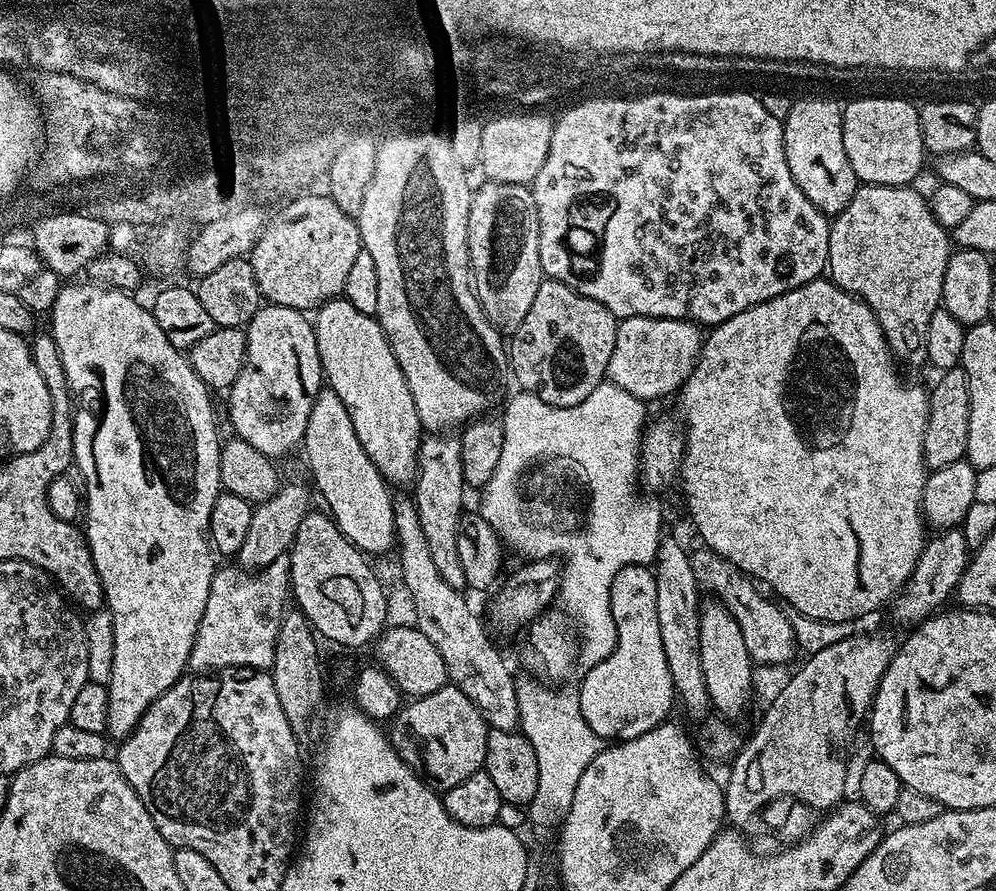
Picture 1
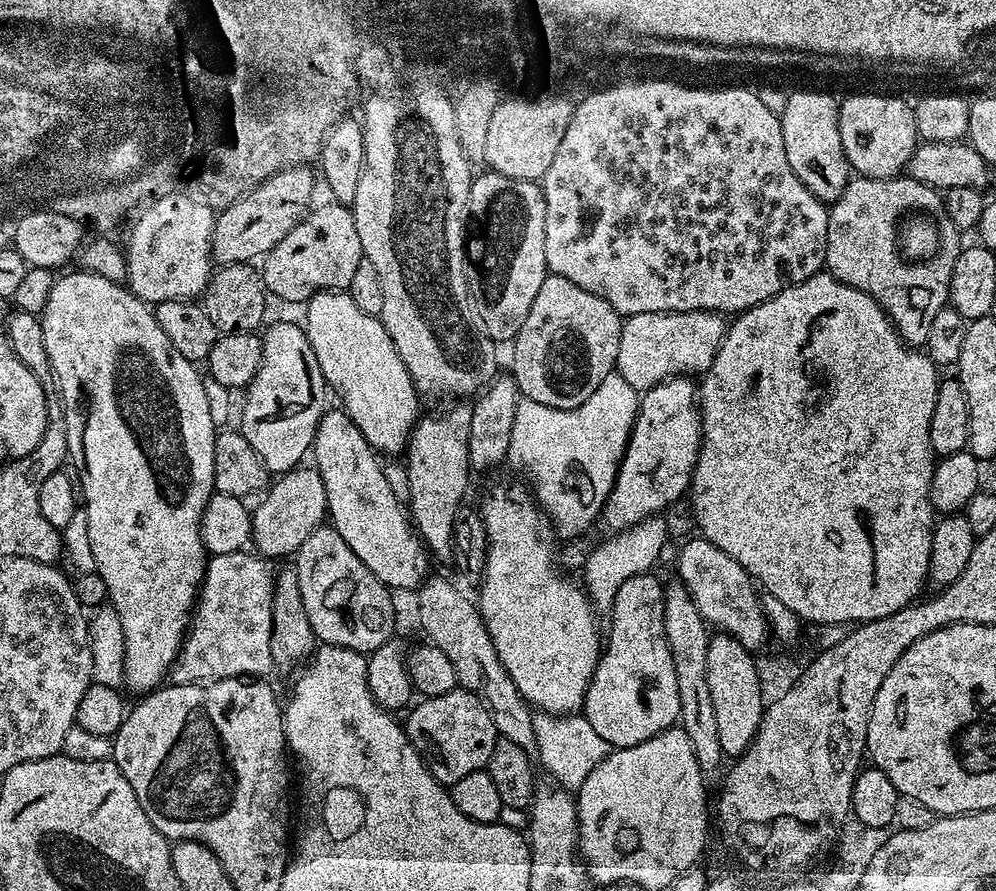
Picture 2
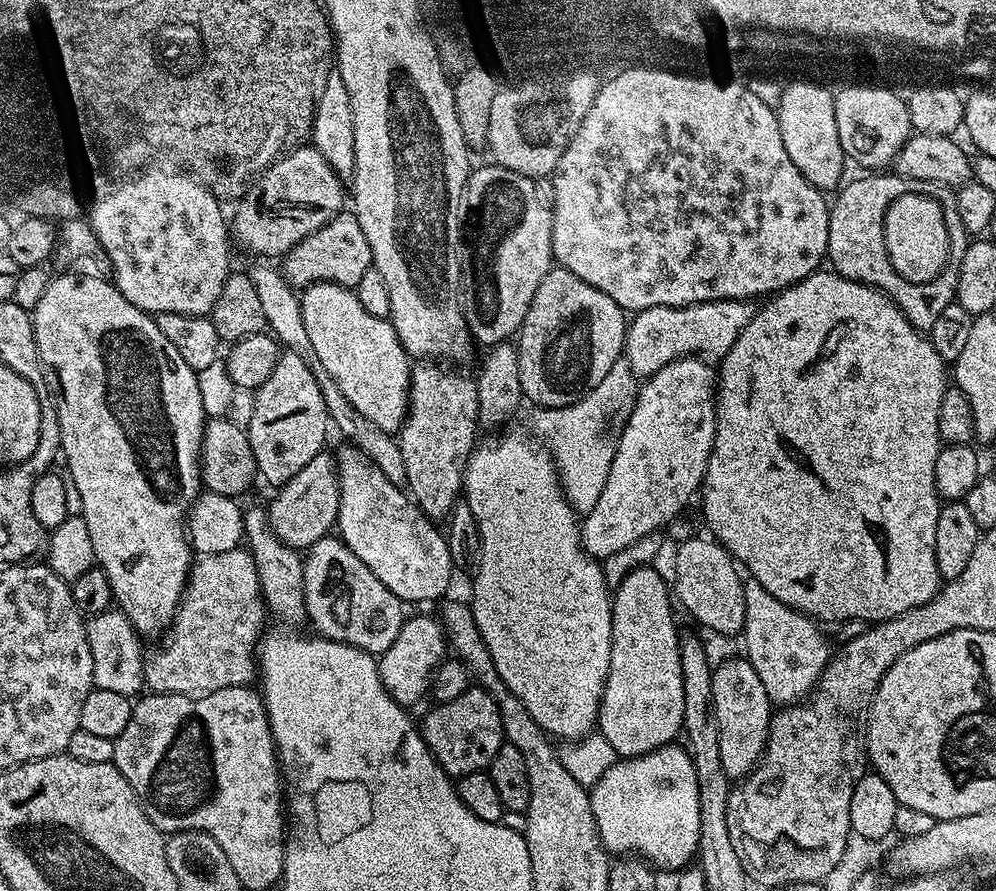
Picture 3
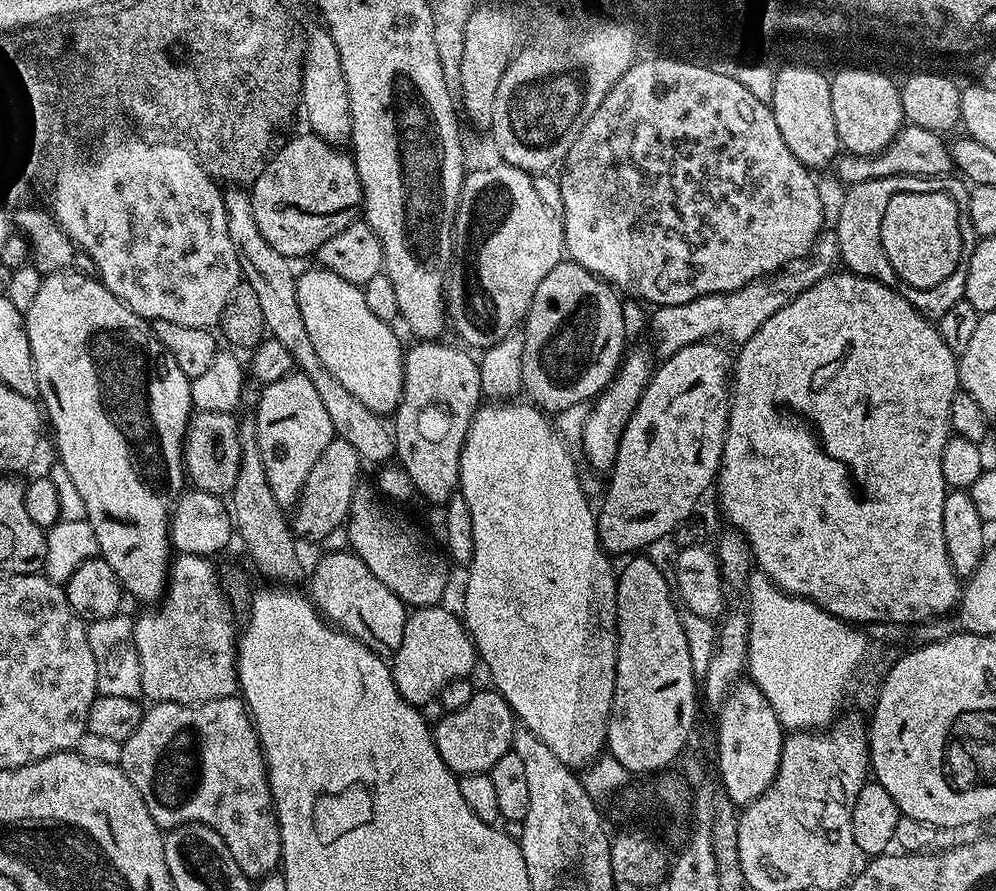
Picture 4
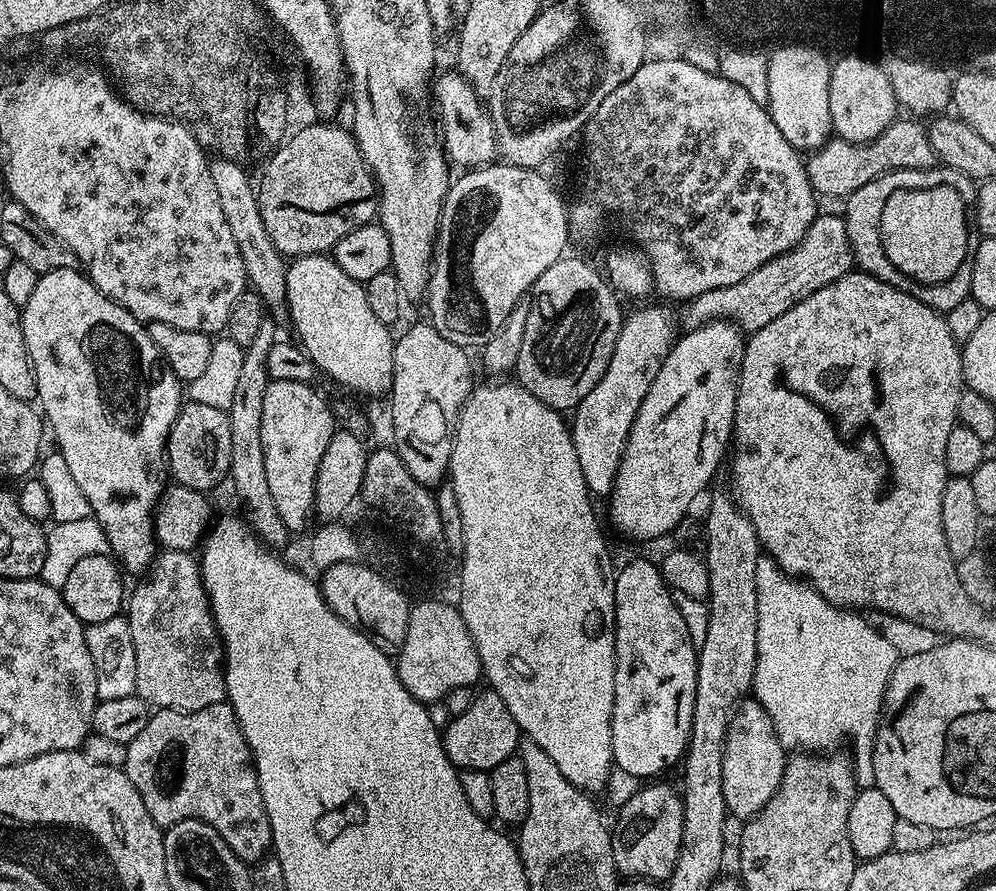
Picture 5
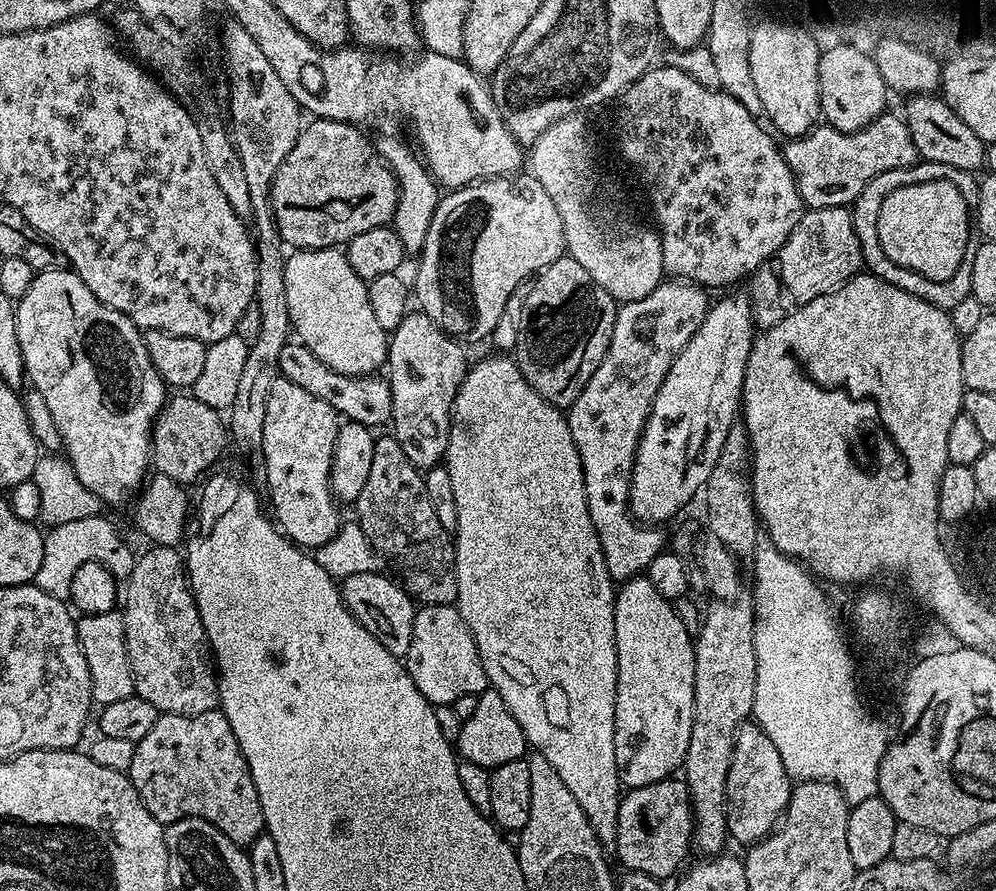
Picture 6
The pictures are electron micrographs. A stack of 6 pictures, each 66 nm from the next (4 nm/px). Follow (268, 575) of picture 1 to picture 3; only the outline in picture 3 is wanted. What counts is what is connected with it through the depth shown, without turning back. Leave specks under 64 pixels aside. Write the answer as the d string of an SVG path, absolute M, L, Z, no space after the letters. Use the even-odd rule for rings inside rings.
M247 547L226 550L226 554L199 557L188 574L188 584L180 595L176 617L172 620L170 631L163 637L164 645L147 653L144 662L145 685L156 694L183 696L205 696L214 690L251 685L258 676L258 645L266 628L264 616L266 620L260 578Z

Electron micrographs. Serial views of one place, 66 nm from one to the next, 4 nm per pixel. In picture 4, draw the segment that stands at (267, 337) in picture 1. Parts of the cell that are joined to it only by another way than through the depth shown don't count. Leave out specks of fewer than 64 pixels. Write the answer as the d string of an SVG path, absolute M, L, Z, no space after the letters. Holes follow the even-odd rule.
M303 374L283 376L278 382L263 385L254 411L256 445L262 454L262 466L266 466L270 490L274 490L274 498L278 498L280 505L295 505L306 474L310 474L314 462L322 458L322 450L326 450L334 438L330 414L326 414L322 398L318 398L318 390L314 390L314 382Z

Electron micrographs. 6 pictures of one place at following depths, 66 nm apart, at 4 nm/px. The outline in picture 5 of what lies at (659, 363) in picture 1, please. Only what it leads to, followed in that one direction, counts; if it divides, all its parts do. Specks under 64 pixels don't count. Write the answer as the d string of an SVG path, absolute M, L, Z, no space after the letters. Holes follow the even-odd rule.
M817 215L816 221L806 230L804 238L789 252L775 256L770 262L754 270L754 274L746 274L742 282L734 282L734 286L722 286L687 301L683 305L683 327L691 330L701 328L712 320L726 320L737 325L745 334L757 332L762 330L762 326L774 322L774 318L786 314L790 306L802 302L802 298L810 298L814 290L830 286L830 282L842 278L853 271L853 268L854 261L850 240L846 238L843 215Z

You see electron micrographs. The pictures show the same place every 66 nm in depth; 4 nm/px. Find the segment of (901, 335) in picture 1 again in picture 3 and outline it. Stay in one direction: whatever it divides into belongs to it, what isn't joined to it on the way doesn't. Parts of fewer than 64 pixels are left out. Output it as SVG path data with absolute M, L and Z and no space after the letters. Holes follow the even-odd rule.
M895 174L860 175L864 176L858 177L857 180L849 179L835 193L836 201L834 199L831 201L828 209L827 263L840 276L868 284L872 288L877 288L879 292L885 292L899 306L911 324L921 330L930 330L934 326L934 321L941 316L942 310L946 310L946 306L950 306L956 299L960 259L962 254L966 254L970 243L970 233L966 230L966 226L962 226L962 214L958 214L956 189L948 187L947 184L918 182ZM911 192L932 196L938 201L944 208L946 228L949 230L948 264L937 277L925 284L907 281L902 274L898 274L898 270L888 257L884 237L887 208L895 199Z

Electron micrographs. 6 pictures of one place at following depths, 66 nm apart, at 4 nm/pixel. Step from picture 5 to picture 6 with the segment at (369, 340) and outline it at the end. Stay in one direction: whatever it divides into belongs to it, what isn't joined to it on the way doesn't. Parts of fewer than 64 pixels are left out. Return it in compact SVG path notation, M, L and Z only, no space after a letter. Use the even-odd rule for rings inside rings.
M339 247L296 250L285 259L284 269L286 306L295 339L307 346L315 356L322 358L330 370L338 370L338 374L370 376L379 373L388 363L390 336L382 330L382 326L378 326L370 310L367 283L358 278L358 274L354 274L347 255Z

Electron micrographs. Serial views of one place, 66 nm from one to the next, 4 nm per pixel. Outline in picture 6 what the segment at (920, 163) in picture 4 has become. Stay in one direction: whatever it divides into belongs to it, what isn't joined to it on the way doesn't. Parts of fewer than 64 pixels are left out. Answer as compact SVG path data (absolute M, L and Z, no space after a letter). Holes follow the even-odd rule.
M899 115L879 116L861 132L837 132L835 128L827 126L817 126L812 130L816 133L816 140L808 139L808 144L812 144L812 152L808 152L808 144L804 144L804 148L800 148L800 152L804 152L804 160L792 160L792 173L796 176L796 188L809 209L843 208L851 205L859 192L874 178L878 178L878 174L908 168L918 160L916 147L910 138L910 130L904 125Z

